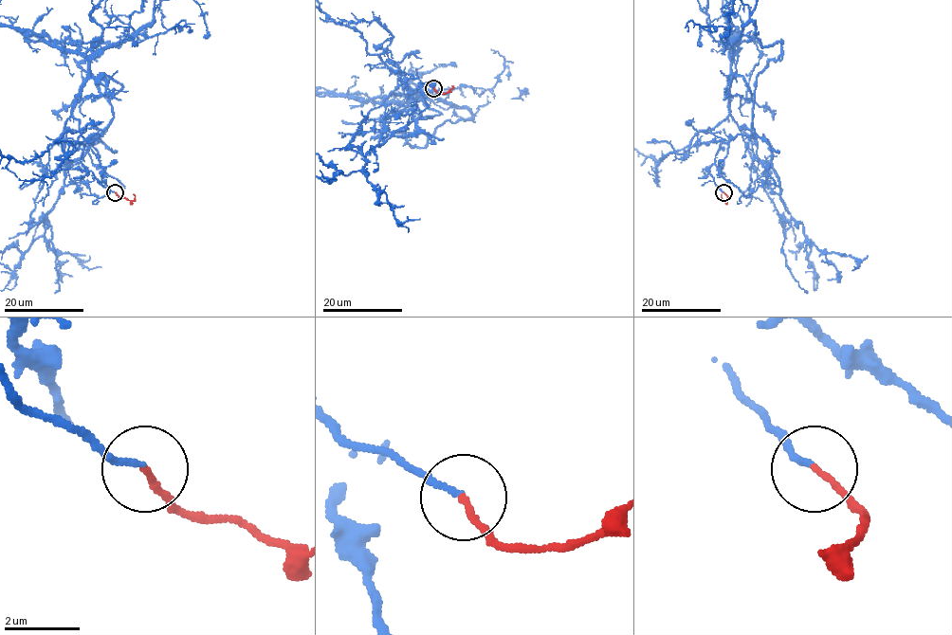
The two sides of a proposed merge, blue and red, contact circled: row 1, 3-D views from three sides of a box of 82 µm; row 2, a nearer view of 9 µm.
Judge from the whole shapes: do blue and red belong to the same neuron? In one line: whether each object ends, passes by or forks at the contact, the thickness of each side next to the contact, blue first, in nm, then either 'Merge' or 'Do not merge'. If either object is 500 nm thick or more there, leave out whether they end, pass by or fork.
At the ring blue ends. At the ring red ends. Thickness 130 nm (blue) against 160 nm. Merge

